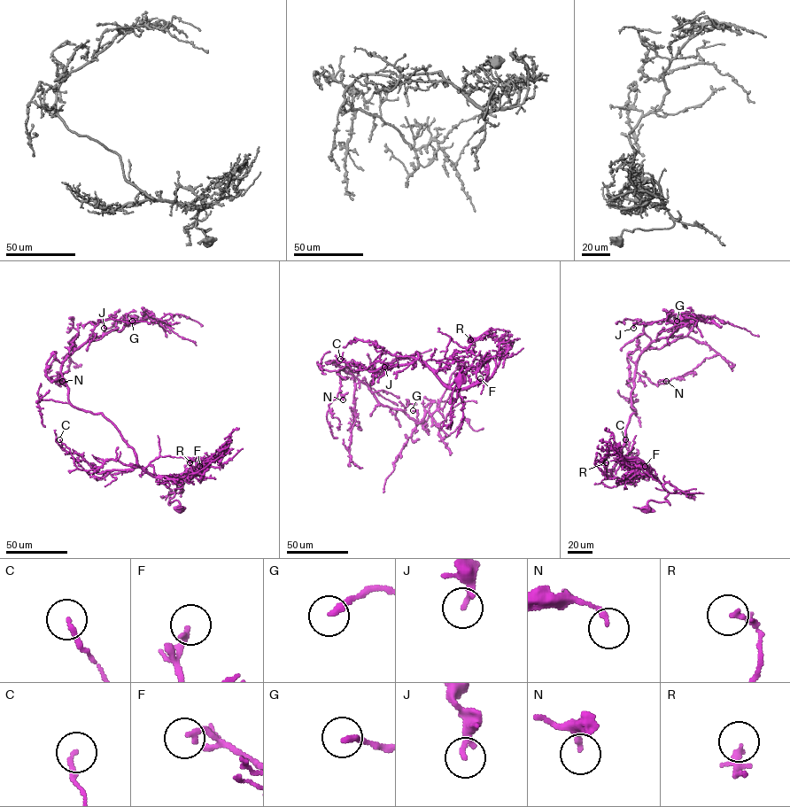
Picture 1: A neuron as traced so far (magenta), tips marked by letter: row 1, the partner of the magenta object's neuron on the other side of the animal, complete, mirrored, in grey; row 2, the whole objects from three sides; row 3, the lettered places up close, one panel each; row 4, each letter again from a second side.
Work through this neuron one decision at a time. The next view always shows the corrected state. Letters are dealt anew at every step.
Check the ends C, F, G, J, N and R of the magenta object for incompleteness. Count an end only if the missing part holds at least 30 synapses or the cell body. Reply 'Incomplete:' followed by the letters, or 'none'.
Incomplete: none

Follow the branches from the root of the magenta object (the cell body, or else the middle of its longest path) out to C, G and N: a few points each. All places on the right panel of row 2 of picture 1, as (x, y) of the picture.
C: (646, 509), (650, 500), (669, 504), (668, 492), (655, 477), (638, 476), (626, 467), (637, 471), (625, 439)
G: (646, 509), (669, 504), (668, 492), (619, 453), (636, 414), (636, 361), (687, 323), (677, 321)
N: (646, 509), (669, 504), (668, 492), (619, 453), (636, 414), (634, 374), (666, 381)

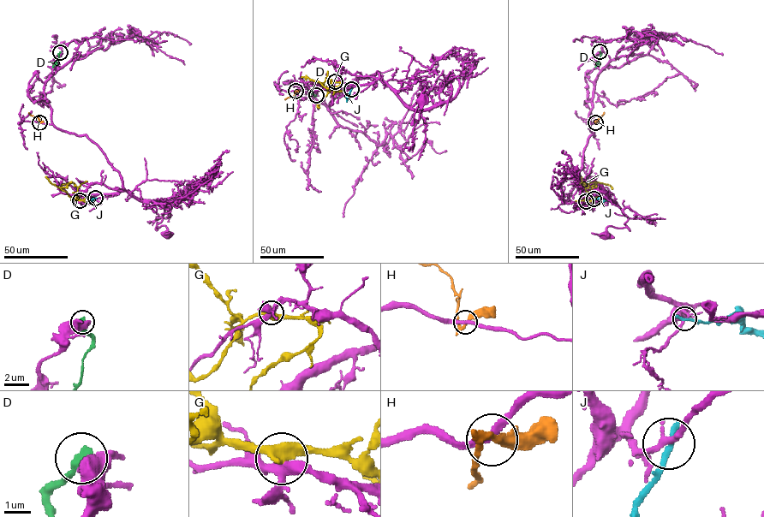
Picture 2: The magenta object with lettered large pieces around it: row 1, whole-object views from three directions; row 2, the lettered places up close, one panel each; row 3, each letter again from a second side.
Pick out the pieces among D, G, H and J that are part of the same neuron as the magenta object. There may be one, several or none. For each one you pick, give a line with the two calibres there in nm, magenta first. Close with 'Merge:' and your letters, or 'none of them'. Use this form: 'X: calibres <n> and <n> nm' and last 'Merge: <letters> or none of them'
Merge: none of them

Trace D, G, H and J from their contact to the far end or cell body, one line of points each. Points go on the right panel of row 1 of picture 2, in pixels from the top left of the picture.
D: (600, 51), (595, 67)
G: (586, 201), (593, 199), (586, 190), (588, 185), (581, 181)
H: (595, 122), (604, 112)
J: (593, 199), (606, 200)

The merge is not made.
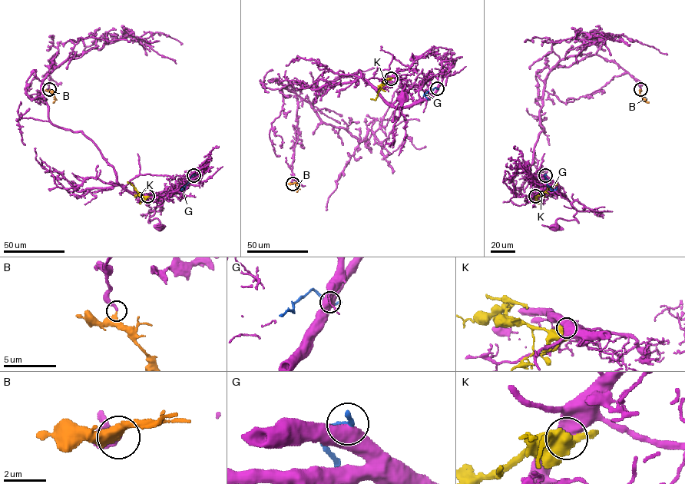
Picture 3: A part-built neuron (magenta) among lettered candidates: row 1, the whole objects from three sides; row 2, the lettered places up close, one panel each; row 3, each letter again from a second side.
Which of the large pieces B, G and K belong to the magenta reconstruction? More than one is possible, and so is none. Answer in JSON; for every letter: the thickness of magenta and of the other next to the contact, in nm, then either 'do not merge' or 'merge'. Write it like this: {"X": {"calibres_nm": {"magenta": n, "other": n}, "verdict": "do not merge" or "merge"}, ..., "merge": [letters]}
{"B": {"calibres_nm": {"magenta": 320, "other": 300}, "verdict": "merge"}, "G": {"calibres_nm": {"magenta": 550, "other": 240}, "verdict": "do not merge"}, "K": {"calibres_nm": {"magenta": 550, "other": 500}, "verdict": "do not merge"}, "merge": ["B"]}

